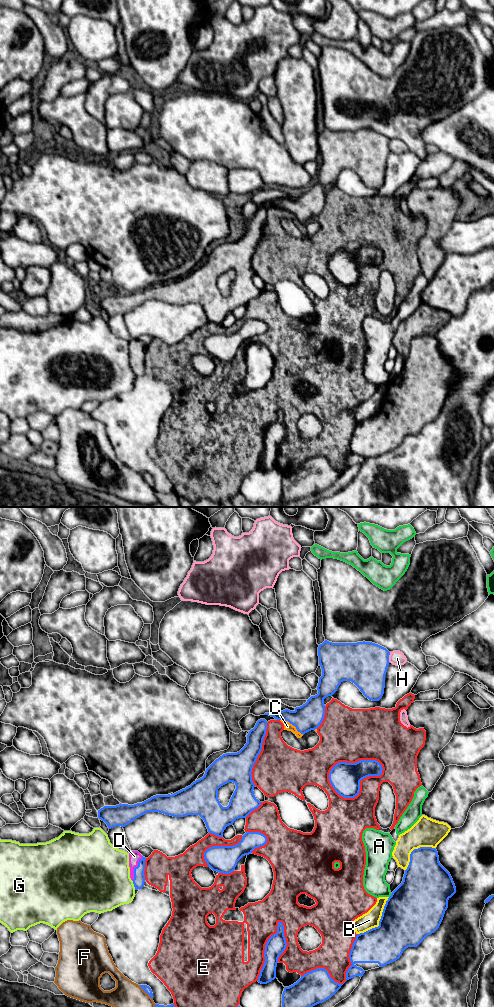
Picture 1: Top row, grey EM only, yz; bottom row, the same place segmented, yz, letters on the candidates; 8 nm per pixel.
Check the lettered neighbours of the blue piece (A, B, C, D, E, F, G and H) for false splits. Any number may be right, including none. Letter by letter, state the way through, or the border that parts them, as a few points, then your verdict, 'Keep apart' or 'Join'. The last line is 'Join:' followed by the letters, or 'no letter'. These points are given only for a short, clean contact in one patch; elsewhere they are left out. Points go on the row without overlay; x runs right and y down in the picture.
A: Keep apart
B: Keep apart
C: Boundary: yz (280, 207), (287, 208), (303, 222). Keep apart
D: Join
E: Keep apart
F: Keep apart
G: Keep apart
H: Keep apart
Join: D

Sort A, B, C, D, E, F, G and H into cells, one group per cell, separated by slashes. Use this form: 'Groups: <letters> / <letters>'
Groups: A / B / C E / D / F / G / H

